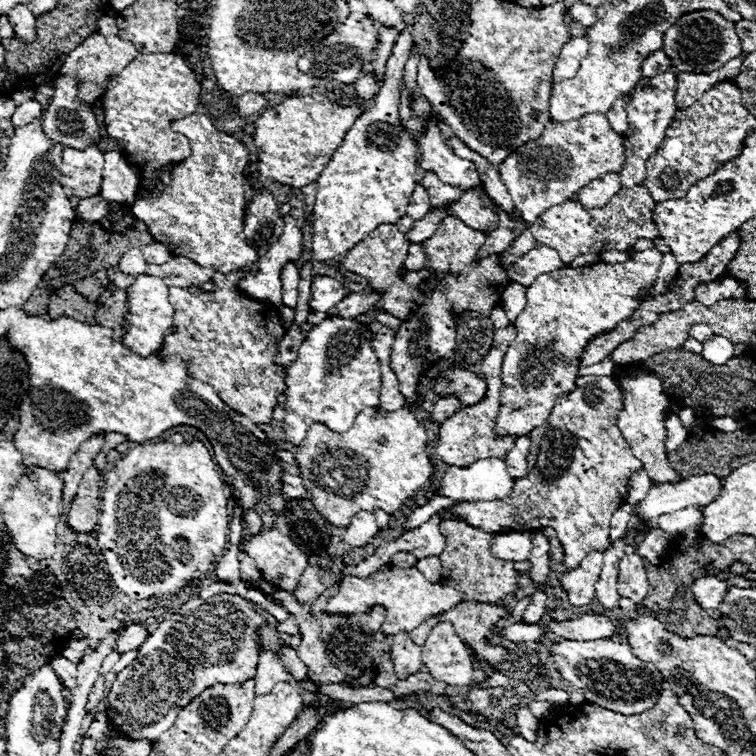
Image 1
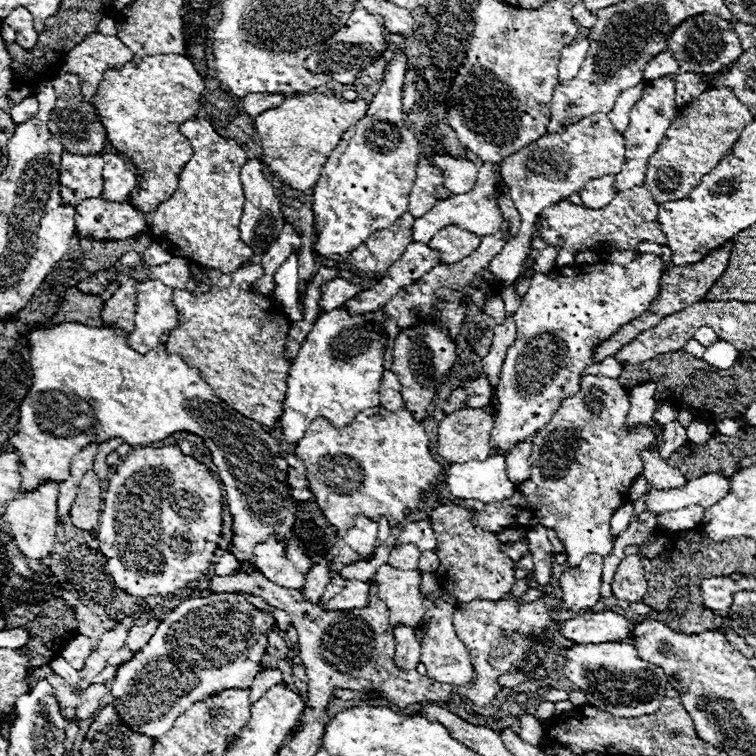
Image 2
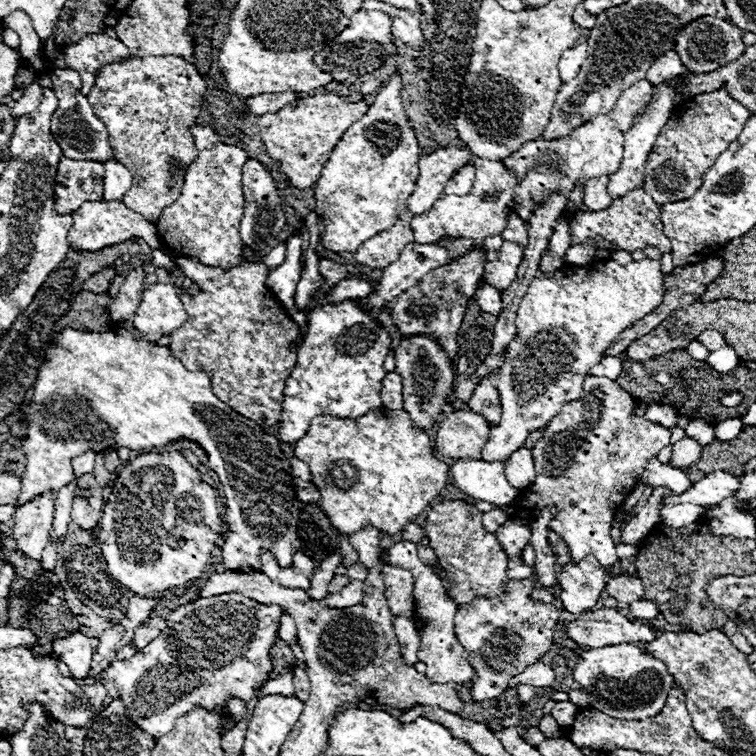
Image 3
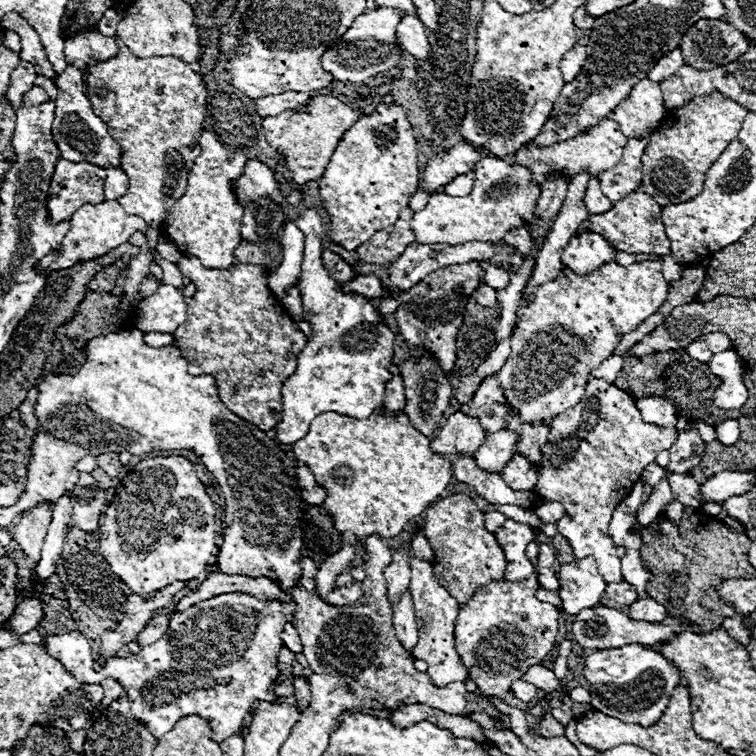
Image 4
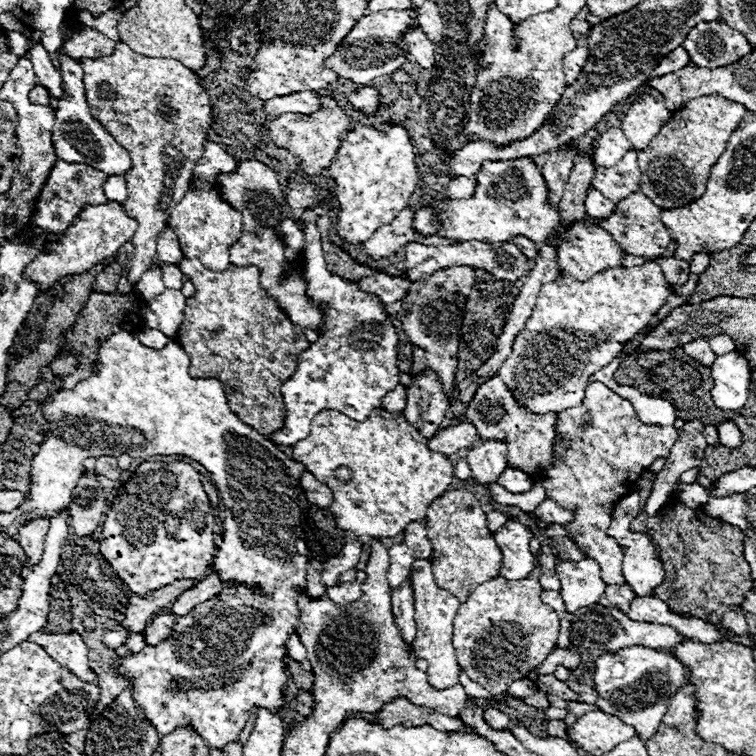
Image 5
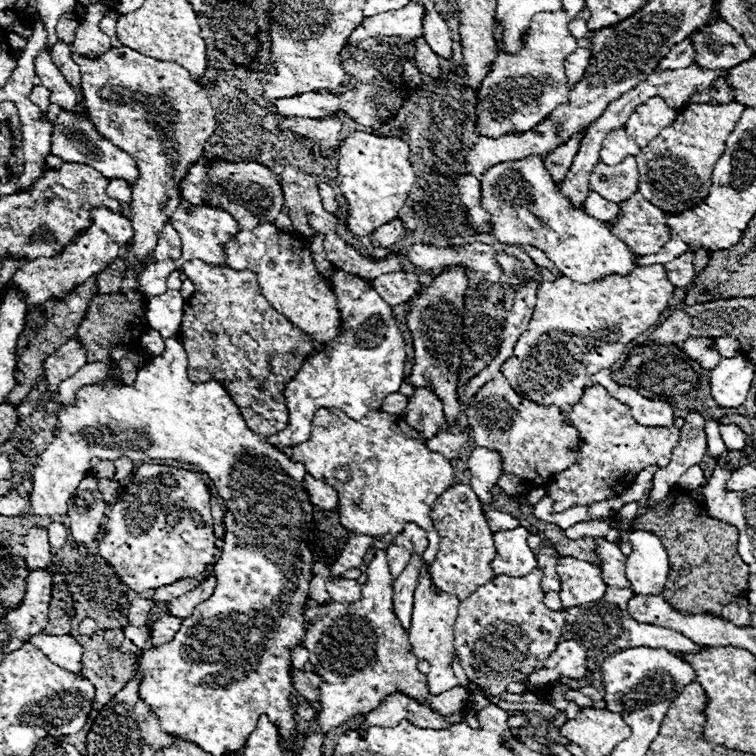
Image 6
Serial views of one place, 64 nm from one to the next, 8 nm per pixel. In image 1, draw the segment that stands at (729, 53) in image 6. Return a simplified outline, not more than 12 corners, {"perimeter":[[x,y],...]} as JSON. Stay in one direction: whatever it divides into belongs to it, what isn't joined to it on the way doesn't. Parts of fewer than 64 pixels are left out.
{"perimeter":[[682,14],[662,50],[676,72],[718,70],[742,54],[736,24]]}

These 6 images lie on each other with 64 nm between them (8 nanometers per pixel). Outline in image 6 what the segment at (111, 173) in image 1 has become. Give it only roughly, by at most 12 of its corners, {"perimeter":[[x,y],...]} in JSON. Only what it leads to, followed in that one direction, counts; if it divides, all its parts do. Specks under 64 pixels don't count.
{"perimeter":[[122,178],[110,179],[106,193],[126,204],[132,200],[130,186]]}

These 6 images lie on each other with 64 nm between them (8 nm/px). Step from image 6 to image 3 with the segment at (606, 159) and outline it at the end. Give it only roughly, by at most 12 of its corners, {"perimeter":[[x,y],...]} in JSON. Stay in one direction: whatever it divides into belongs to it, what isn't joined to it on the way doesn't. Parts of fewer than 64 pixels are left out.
{"perimeter":[[606,114],[502,160],[526,222],[554,192],[618,172],[624,136]]}

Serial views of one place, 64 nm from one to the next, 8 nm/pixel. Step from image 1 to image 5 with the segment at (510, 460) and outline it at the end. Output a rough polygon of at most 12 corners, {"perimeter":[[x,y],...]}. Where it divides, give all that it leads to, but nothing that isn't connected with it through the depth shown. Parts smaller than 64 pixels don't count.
{"perimeter":[[518,468],[502,472],[498,480],[510,492],[526,492],[534,476]]}

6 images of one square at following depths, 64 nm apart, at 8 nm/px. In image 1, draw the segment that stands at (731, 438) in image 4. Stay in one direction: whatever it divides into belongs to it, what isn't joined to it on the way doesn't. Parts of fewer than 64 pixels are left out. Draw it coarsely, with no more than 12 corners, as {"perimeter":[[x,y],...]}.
{"perimeter":[[730,416],[714,418],[712,426],[720,432],[736,432],[738,420]]}

